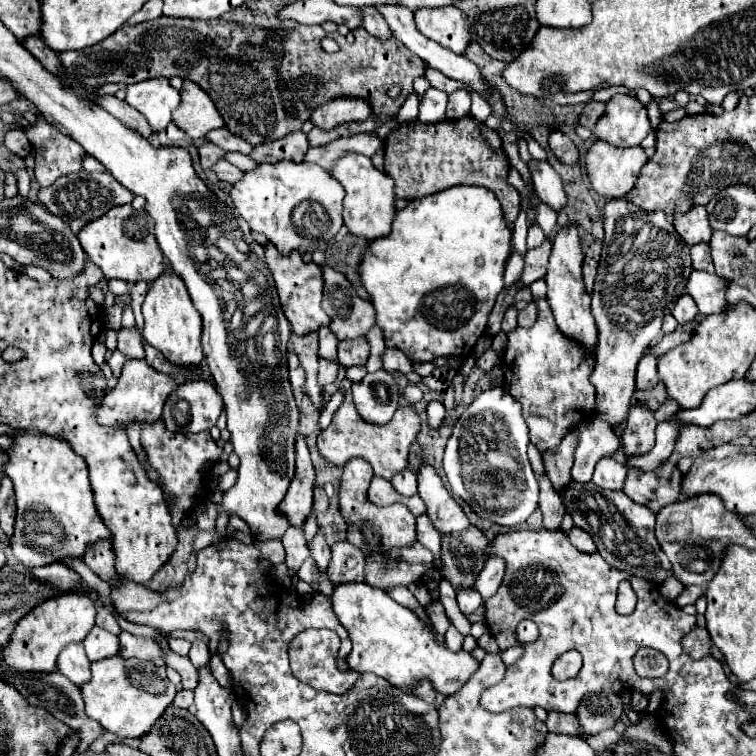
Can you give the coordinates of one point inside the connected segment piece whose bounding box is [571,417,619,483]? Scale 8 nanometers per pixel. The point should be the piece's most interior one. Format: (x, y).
(596, 439)

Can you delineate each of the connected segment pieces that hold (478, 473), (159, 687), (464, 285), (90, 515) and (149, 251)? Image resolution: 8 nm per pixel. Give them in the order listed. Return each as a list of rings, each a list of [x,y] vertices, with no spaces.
[[[505,387],[479,393],[461,413],[447,441],[443,469],[451,491],[483,519],[503,527],[523,525],[539,507],[539,485],[527,457],[527,445],[529,431],[519,401],[511,399]]]
[[[121,655],[95,661],[91,665],[93,677],[81,687],[85,699],[85,711],[91,719],[99,721],[103,729],[125,737],[143,737],[163,711],[175,699],[175,685],[167,679],[165,665],[155,665],[153,661],[123,659]]]
[[[457,185],[457,187],[445,189],[445,191],[435,193],[435,195],[413,199],[405,209],[397,211],[391,233],[387,237],[379,237],[373,243],[369,243],[369,249],[367,249],[367,253],[363,257],[363,263],[359,267],[361,283],[367,289],[367,293],[371,295],[371,303],[377,311],[377,325],[385,333],[385,345],[387,347],[397,347],[411,361],[415,359],[415,361],[423,361],[423,363],[425,361],[435,361],[437,357],[451,357],[451,355],[453,357],[467,357],[471,353],[473,345],[477,343],[477,339],[483,335],[483,331],[487,327],[487,319],[489,319],[489,313],[495,305],[497,295],[505,289],[503,273],[505,273],[505,263],[511,255],[511,233],[513,233],[513,227],[511,227],[511,223],[505,221],[499,199],[495,197],[495,193],[491,189],[485,189],[485,187],[479,187],[479,185]]]
[[[13,435],[15,445],[7,449],[7,477],[15,485],[17,519],[9,547],[25,567],[45,567],[65,557],[81,559],[87,547],[111,539],[95,507],[87,463],[67,441],[49,435]]]
[[[119,205],[107,211],[97,221],[85,225],[83,231],[79,233],[79,241],[89,261],[99,265],[107,279],[121,279],[127,283],[137,281],[151,283],[167,269],[167,263],[163,267],[163,251],[157,245],[153,227],[155,227],[153,219],[151,215],[147,215],[145,209],[137,211],[131,205]]]

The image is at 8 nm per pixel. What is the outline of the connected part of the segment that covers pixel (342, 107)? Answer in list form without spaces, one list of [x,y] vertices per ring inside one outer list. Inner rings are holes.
[[[339,97],[335,99],[335,103],[325,103],[323,107],[317,107],[311,115],[311,123],[323,131],[329,131],[343,123],[365,121],[369,115],[371,115],[371,107],[363,99]]]

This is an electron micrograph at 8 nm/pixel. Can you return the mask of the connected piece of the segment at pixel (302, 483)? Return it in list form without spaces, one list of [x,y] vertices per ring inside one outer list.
[[[297,439],[297,473],[295,479],[285,495],[285,499],[279,505],[279,515],[283,515],[289,525],[303,529],[307,515],[313,507],[313,483],[315,483],[315,471],[309,459],[309,451],[305,445],[305,439]]]

